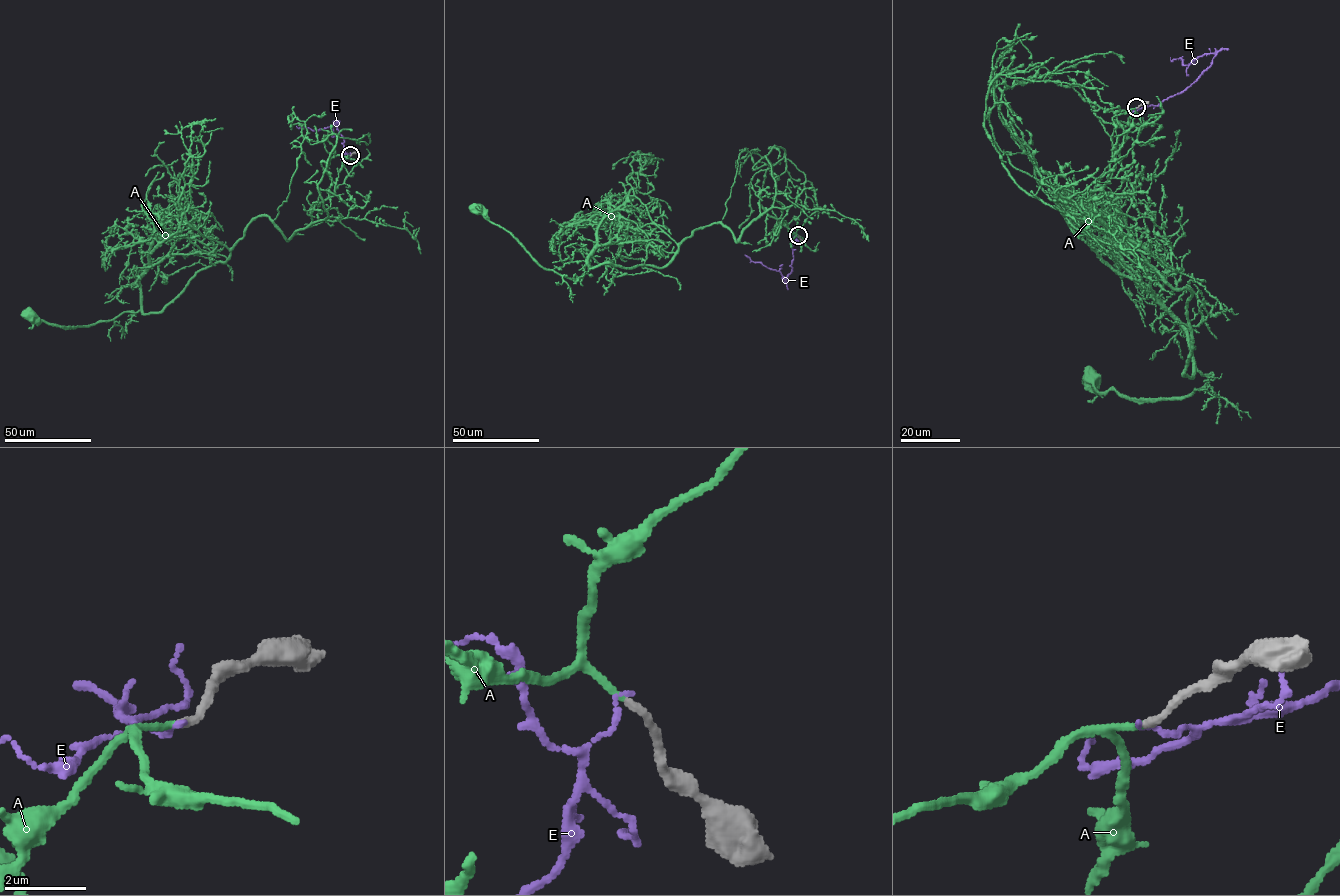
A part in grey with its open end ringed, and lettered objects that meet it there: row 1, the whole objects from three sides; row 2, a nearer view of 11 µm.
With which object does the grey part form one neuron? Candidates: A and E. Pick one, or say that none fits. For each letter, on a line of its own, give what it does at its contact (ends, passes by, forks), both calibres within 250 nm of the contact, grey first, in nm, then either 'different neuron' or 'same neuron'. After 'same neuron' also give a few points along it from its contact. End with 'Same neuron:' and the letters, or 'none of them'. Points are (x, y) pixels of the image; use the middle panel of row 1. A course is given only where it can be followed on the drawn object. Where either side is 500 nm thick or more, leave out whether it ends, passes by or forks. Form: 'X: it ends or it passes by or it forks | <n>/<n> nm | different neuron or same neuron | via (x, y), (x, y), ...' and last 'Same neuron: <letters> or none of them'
A: it ends | 180/140 nm | same neuron | via (798, 235), (757, 203), (736, 242), (715, 223), (665, 266), (600, 263), (570, 279), (476, 208)
E: it ends | 170/120 nm | different neuron
Same neuron: A

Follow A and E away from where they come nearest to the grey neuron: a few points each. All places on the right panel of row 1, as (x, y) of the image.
A: (1137, 107), (1083, 206), (1148, 252), (1120, 211), (1191, 292), (1184, 374), (1211, 374), (1144, 399), (1089, 376)
E: (1136, 107), (1158, 105), (1185, 90), (1216, 54), (1205, 53), (1188, 64), (1181, 58), (1171, 60), (1170, 57)

